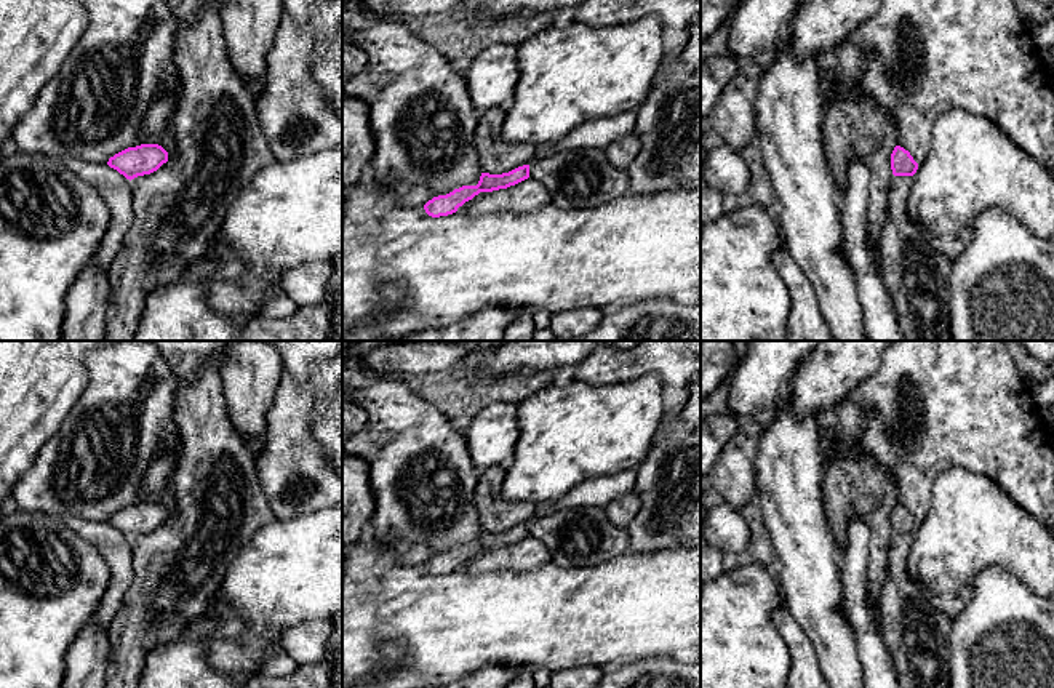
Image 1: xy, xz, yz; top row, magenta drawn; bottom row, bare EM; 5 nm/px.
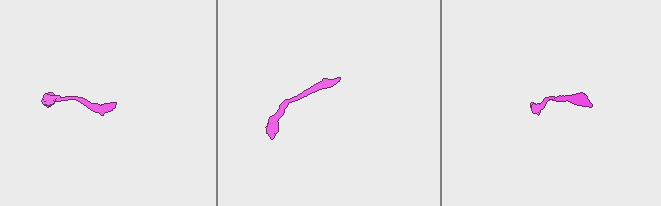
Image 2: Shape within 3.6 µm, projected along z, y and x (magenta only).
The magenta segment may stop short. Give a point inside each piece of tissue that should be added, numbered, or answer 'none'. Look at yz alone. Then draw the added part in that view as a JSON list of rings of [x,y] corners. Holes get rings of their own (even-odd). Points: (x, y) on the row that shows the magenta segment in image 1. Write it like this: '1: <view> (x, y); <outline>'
none

